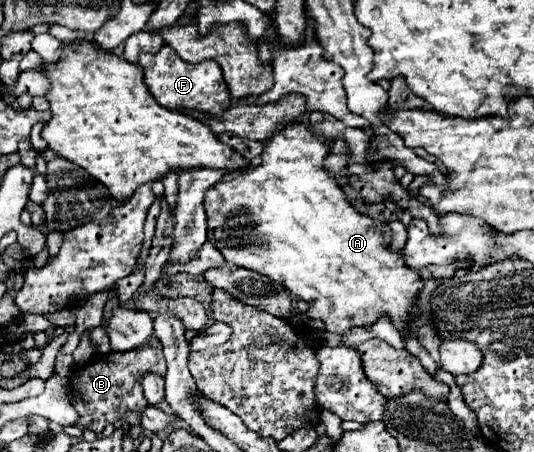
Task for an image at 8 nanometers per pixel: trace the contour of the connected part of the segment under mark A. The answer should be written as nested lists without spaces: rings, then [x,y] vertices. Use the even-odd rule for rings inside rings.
[[[291,124],[291,128],[277,132],[265,142],[261,166],[249,168],[241,178],[215,184],[207,190],[205,212],[209,242],[219,248],[225,260],[265,274],[297,298],[303,298],[310,304],[307,316],[323,320],[329,332],[345,334],[357,326],[369,328],[381,316],[389,316],[399,332],[409,330],[413,326],[411,314],[415,312],[423,278],[405,264],[401,252],[389,250],[387,228],[371,216],[363,216],[349,204],[337,180],[323,168],[323,158],[329,152],[331,146],[303,124]]]

